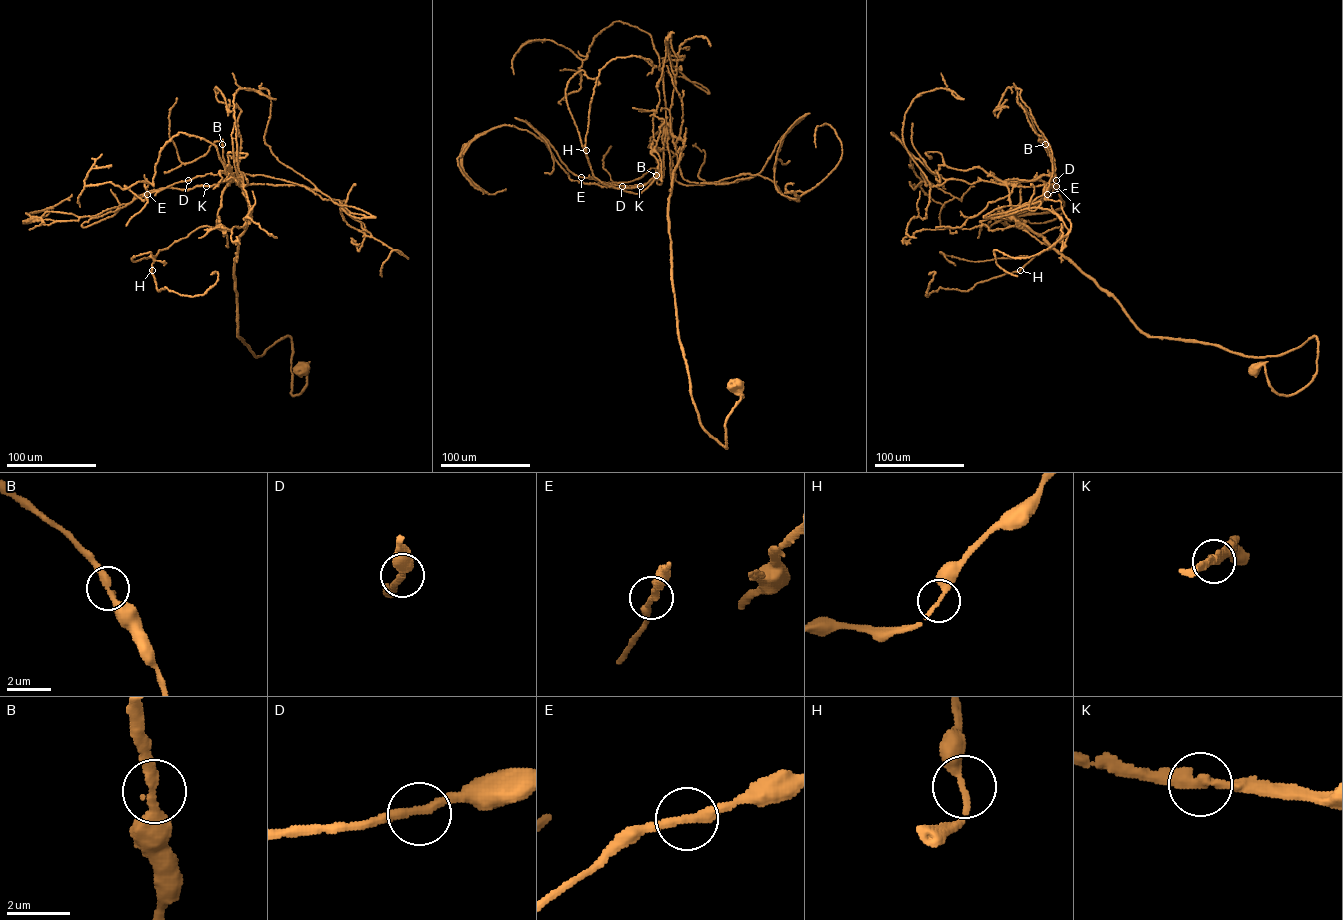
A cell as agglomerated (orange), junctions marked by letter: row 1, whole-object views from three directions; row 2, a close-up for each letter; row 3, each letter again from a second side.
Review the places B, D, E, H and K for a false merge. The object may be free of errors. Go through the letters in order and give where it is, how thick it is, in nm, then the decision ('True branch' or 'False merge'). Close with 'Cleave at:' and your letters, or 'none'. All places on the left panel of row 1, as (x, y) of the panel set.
B: Place: (222, 144). Thickness 320 nm. True branch
D: Place: (188, 180). Thickness 260 nm. True branch
E: Place: (147, 194). Thickness 280 nm. True branch
H: Place: (152, 270). Thickness 240 nm. True branch
K: Place: (206, 186). Thickness 320 nm. True branch
Cleave at: none

